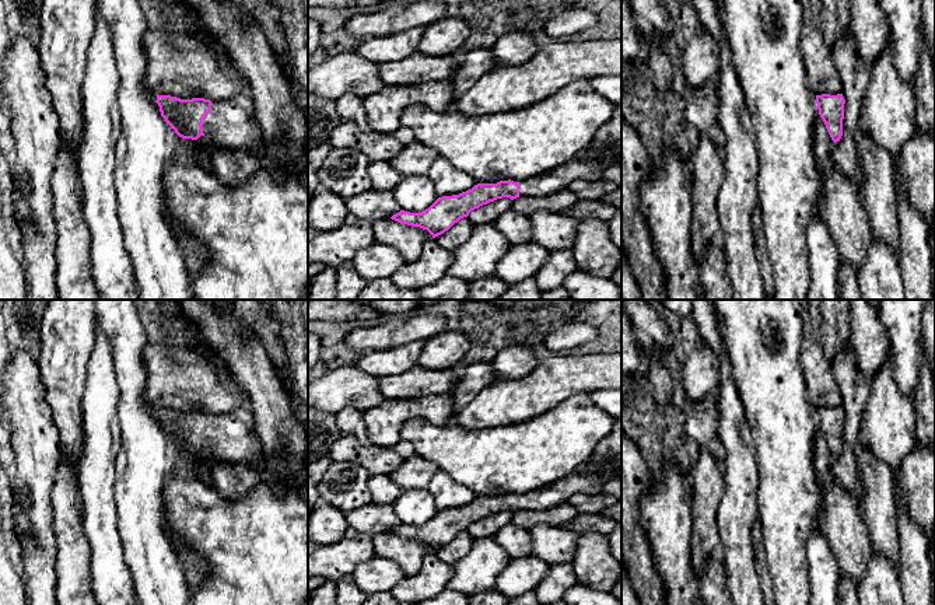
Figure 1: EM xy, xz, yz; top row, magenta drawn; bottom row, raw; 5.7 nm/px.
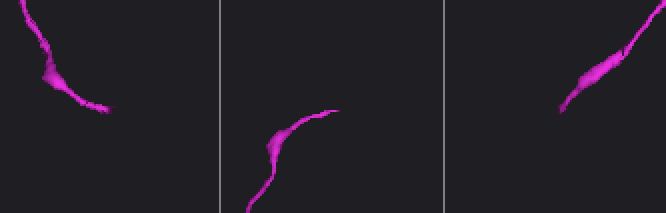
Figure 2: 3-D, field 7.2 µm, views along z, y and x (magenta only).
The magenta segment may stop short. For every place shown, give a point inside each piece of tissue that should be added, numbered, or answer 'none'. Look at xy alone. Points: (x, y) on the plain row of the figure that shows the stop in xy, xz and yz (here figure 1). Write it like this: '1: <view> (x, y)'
1: xy (231, 437)

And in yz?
none

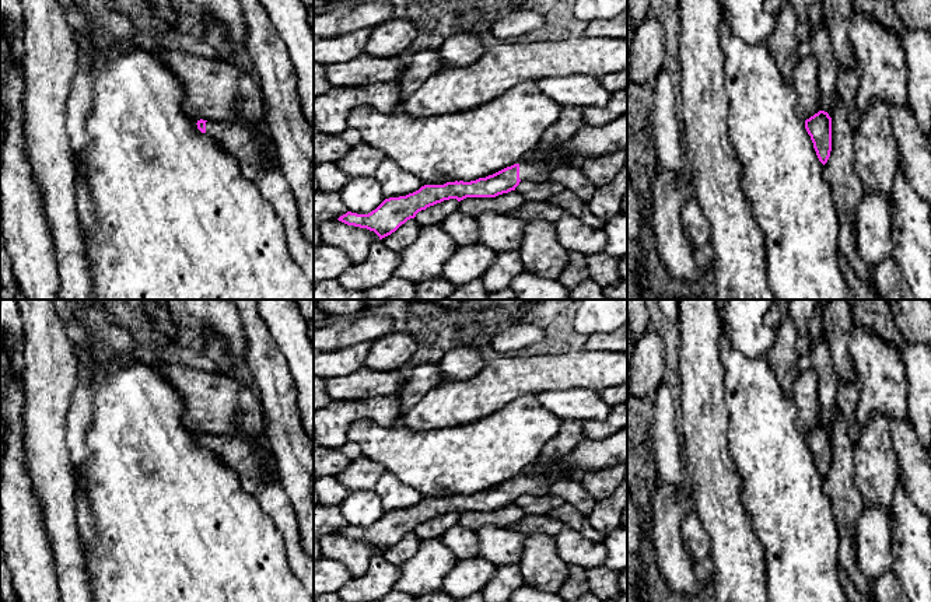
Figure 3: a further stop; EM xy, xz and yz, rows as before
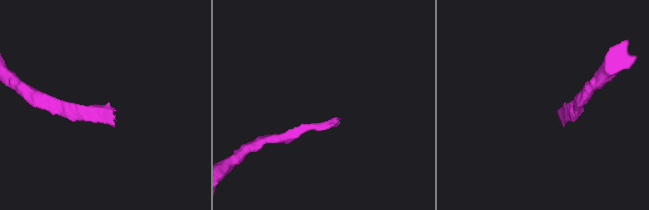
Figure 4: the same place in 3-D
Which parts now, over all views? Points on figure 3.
1: xz (538, 480)

